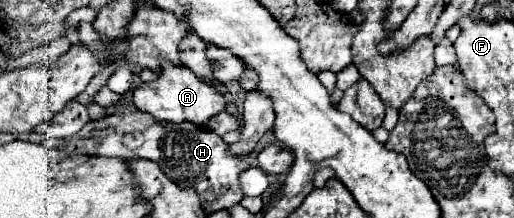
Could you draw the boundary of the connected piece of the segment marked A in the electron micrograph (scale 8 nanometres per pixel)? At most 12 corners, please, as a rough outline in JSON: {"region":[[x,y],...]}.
{"region":[[166,63],[134,89],[156,121],[206,129],[228,97],[190,69]]}

